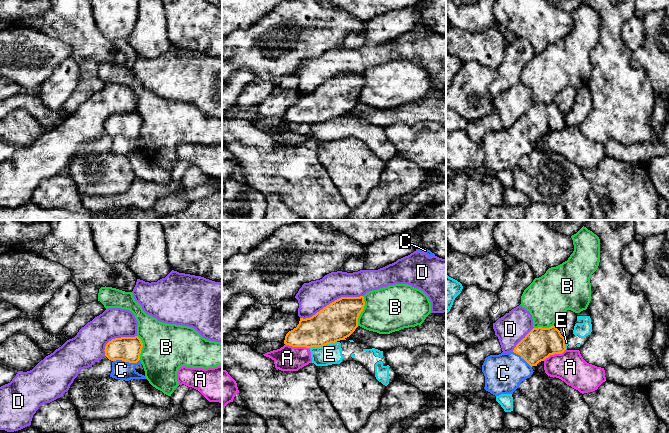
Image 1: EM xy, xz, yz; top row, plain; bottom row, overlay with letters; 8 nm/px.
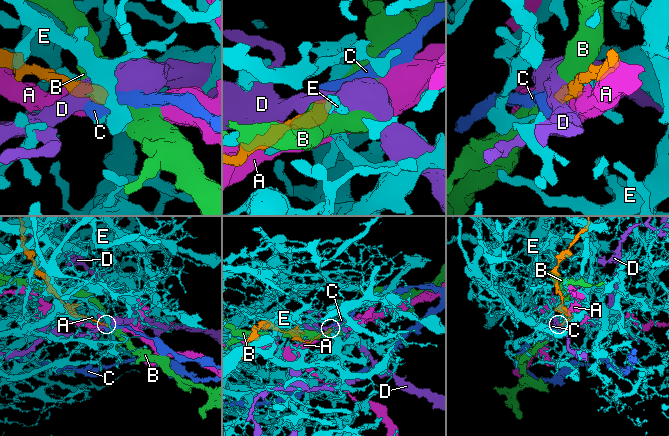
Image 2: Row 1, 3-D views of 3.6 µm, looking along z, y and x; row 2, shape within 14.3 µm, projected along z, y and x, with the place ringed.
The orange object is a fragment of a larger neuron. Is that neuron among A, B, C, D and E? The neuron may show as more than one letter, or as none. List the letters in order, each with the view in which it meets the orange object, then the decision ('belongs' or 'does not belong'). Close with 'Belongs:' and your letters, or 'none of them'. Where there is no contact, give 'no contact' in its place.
A: xz | does not belong
B: xz | does not belong
C: xy | belongs
D: xz | does not belong
E: xz | does not belong
Belongs: C

